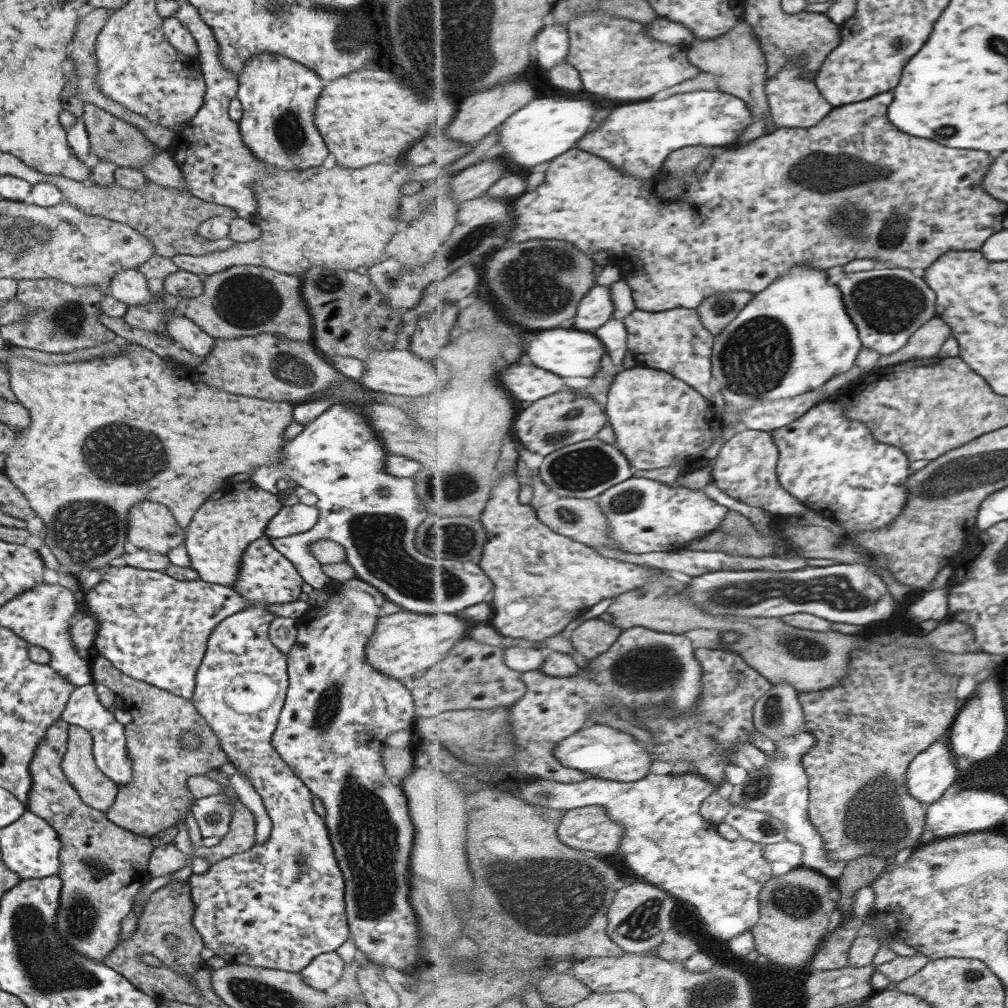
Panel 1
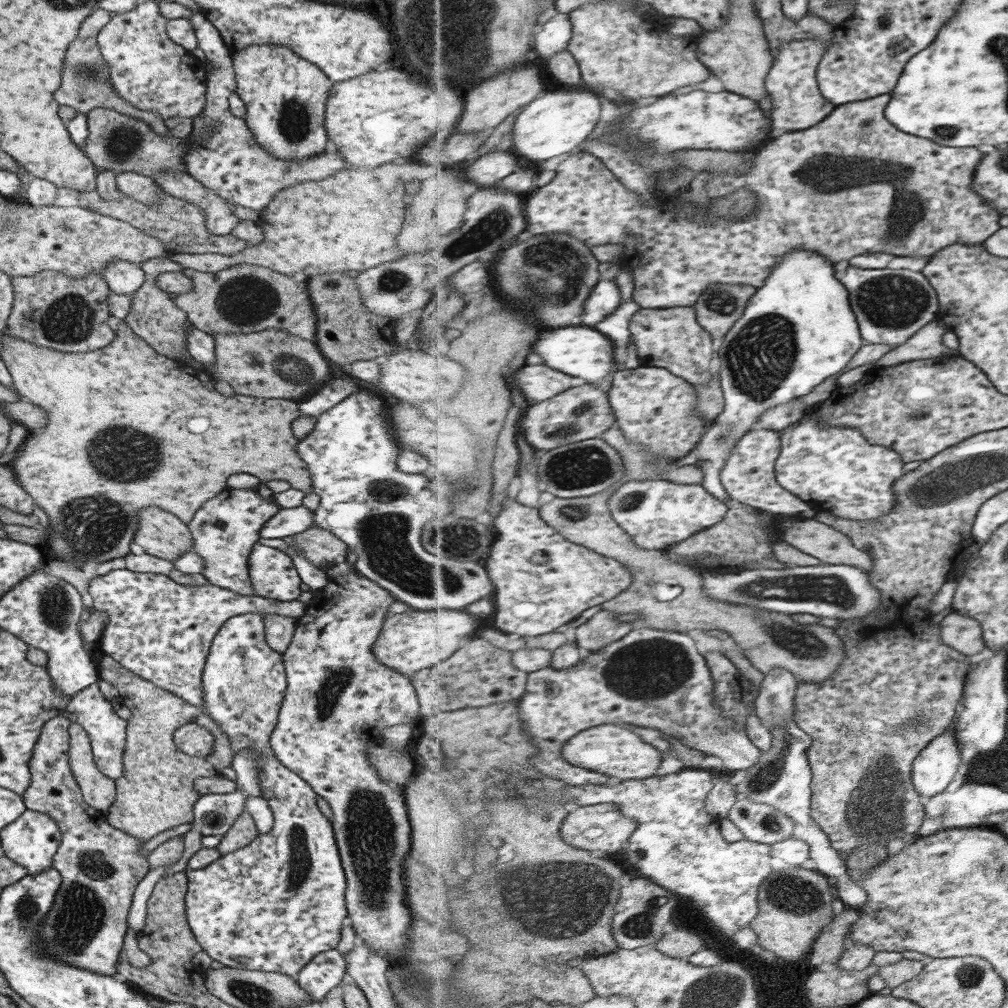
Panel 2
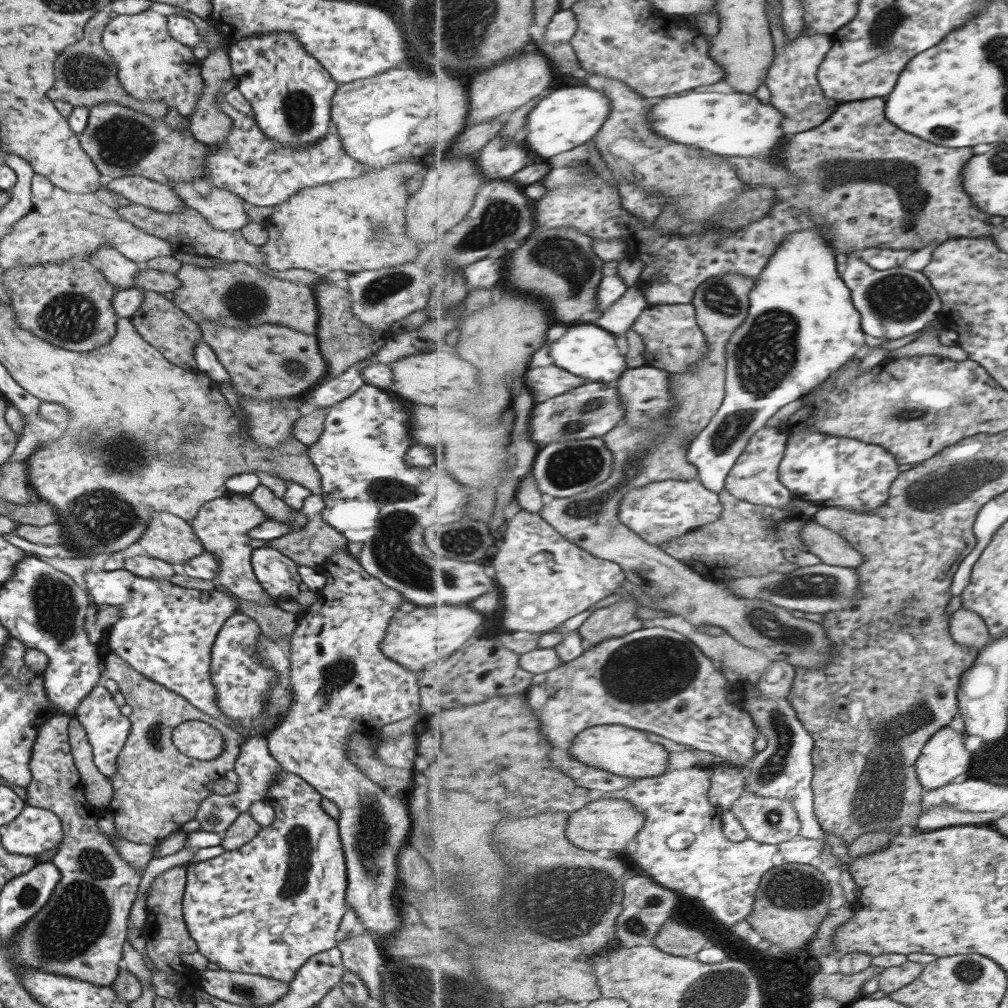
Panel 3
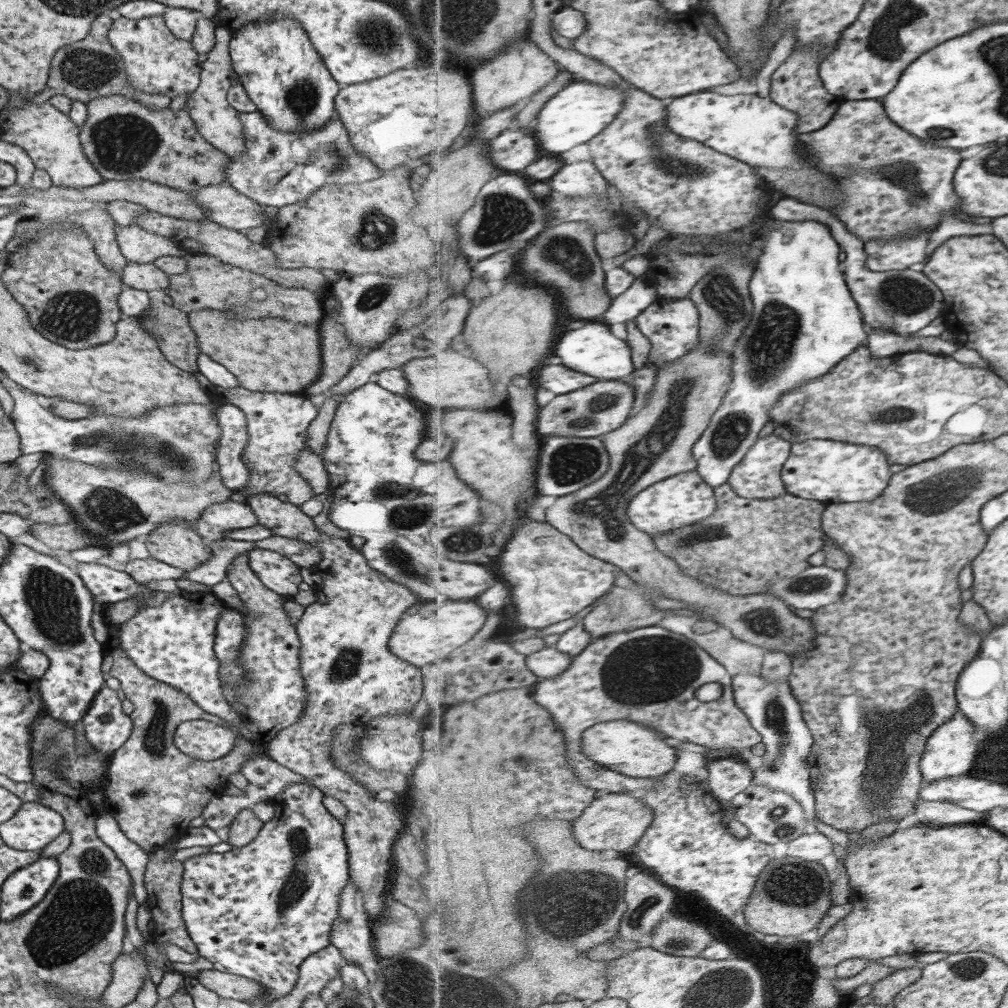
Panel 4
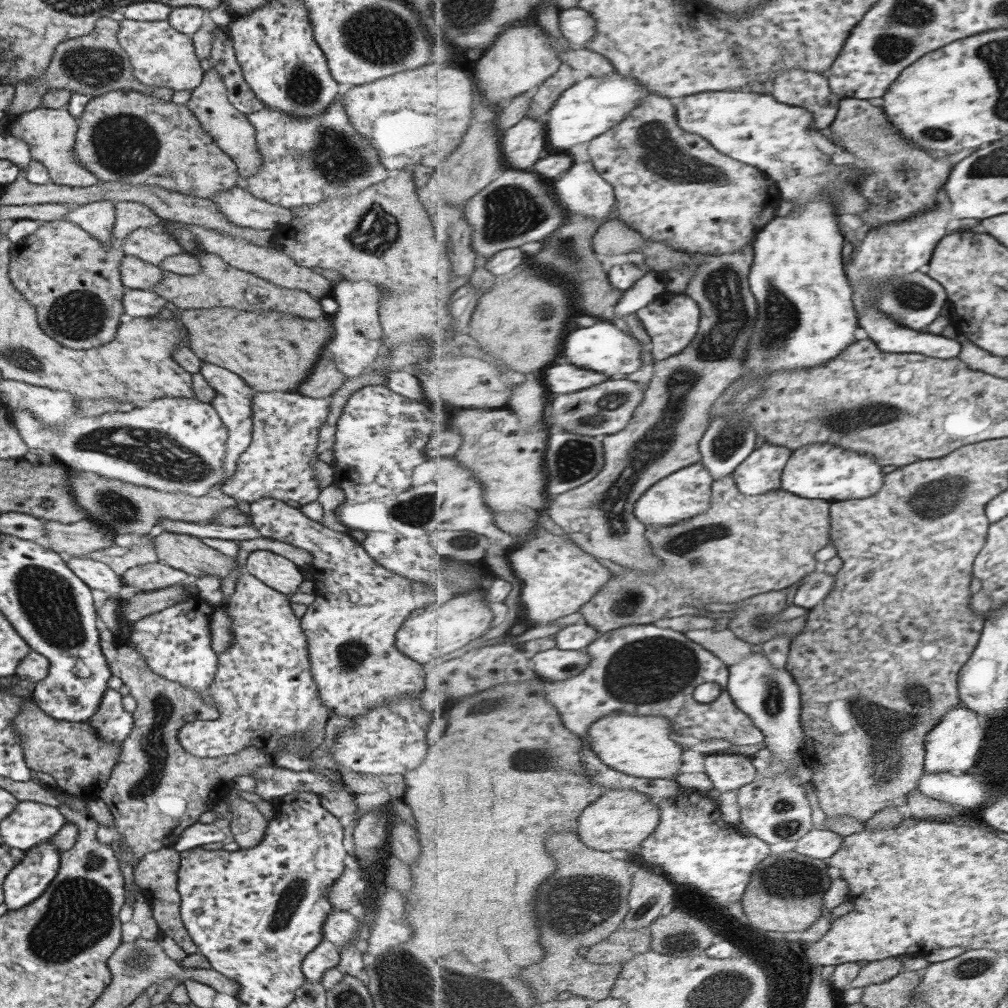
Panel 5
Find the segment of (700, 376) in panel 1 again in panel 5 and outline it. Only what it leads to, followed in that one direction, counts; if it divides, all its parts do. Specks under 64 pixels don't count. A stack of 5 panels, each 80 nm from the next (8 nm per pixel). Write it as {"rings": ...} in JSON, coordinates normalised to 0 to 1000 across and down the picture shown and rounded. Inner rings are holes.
{"rings":[[[660,288],[646,302],[636,305],[632,313],[636,315],[646,335],[646,351],[651,358],[659,358],[679,348],[694,329],[694,302],[682,291],[666,291]]]}

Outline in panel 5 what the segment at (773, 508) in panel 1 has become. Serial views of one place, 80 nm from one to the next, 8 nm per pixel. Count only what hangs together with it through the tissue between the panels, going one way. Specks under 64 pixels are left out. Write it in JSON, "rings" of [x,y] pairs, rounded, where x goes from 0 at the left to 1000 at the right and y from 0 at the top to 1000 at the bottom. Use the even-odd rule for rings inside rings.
{"rings":[[[759,438],[727,469],[734,487],[749,492],[775,485],[776,468],[786,449],[780,442]]]}

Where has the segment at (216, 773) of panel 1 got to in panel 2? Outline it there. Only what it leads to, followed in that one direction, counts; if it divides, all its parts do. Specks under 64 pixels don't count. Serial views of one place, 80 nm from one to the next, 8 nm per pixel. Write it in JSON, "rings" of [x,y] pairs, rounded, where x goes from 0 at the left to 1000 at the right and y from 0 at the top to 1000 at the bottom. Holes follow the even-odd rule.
{"rings":[[[241,804],[230,815],[225,825],[218,830],[213,843],[218,848],[225,847],[227,844],[245,839],[255,828],[256,823],[252,818],[249,809]]]}

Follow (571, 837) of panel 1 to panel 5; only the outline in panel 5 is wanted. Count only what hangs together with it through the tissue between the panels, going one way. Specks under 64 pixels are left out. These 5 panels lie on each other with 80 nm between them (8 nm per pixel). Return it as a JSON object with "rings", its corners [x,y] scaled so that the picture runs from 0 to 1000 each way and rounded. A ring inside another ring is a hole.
{"rings":[[[605,783],[601,784],[586,801],[579,804],[575,810],[575,820],[572,823],[576,833],[598,845],[606,843],[632,844],[652,820],[656,817],[656,802],[646,794],[646,789],[632,783]]]}

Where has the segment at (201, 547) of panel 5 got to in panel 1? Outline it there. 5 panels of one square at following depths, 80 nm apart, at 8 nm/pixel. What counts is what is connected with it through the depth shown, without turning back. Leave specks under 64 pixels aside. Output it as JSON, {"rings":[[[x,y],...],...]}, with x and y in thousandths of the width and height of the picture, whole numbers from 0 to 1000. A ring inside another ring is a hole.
{"rings":[[[142,496],[134,499],[127,506],[126,516],[126,538],[129,538],[140,546],[165,551],[170,544],[176,544],[178,540],[183,538],[183,525],[175,519],[166,503],[156,498]]]}

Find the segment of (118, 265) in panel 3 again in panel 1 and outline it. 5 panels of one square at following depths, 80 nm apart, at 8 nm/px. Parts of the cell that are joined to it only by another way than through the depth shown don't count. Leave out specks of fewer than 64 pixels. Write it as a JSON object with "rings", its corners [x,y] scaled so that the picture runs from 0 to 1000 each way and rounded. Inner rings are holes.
{"rings":[[[135,266],[116,269],[109,276],[107,285],[109,293],[118,300],[123,300],[125,304],[134,304],[134,302],[148,300],[154,296],[163,296],[166,293],[163,289],[149,292],[144,275]]]}

